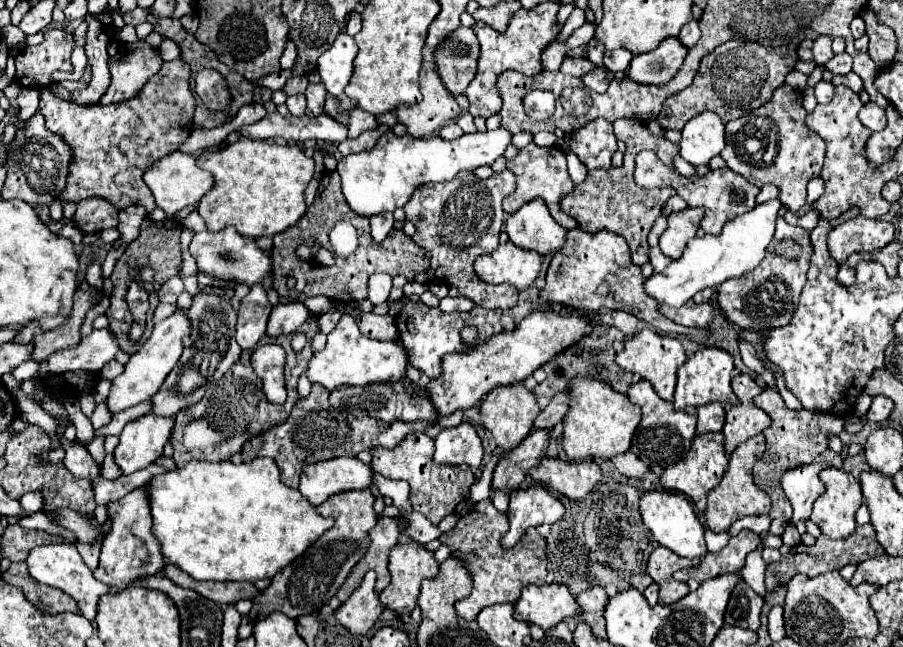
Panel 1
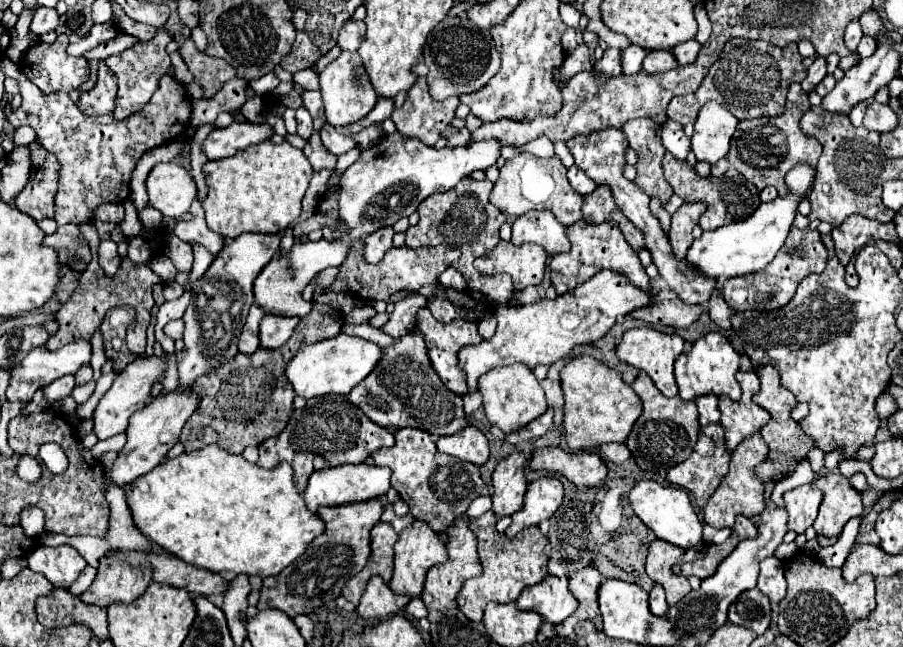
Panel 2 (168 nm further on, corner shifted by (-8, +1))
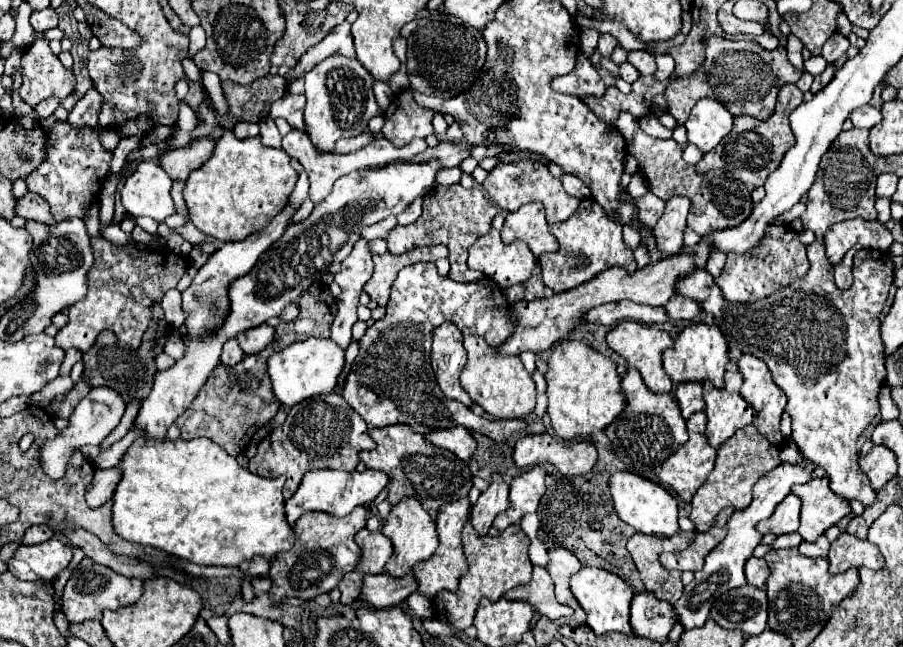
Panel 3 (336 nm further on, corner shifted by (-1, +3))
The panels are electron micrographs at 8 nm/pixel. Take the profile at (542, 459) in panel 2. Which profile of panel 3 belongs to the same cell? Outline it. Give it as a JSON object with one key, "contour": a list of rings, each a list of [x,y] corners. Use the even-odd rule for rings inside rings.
{"contour":[[[547,432],[521,436],[515,442],[513,460],[521,468],[541,462],[553,464],[561,474],[585,474],[597,462],[597,448],[589,440],[557,442]]]}

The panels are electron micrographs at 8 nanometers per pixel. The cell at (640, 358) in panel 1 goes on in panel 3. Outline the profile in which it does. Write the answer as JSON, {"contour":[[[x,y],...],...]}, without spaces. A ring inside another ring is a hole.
{"contour":[[[621,322],[607,334],[607,344],[611,350],[615,350],[619,356],[623,356],[631,366],[635,366],[641,372],[641,378],[645,380],[645,386],[651,392],[667,394],[673,390],[673,380],[665,374],[665,370],[661,366],[663,350],[667,350],[673,344],[671,336],[665,330],[661,330],[657,326],[647,326],[641,322]]]}

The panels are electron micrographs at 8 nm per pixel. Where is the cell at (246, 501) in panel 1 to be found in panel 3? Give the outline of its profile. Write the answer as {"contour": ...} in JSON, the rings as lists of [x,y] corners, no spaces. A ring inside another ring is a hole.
{"contour":[[[137,438],[123,454],[117,468],[121,470],[121,480],[113,494],[111,520],[115,534],[123,540],[161,548],[167,554],[201,566],[239,566],[257,554],[273,558],[277,552],[285,552],[295,544],[293,528],[287,524],[283,510],[285,478],[267,480],[251,474],[211,440]]]}

